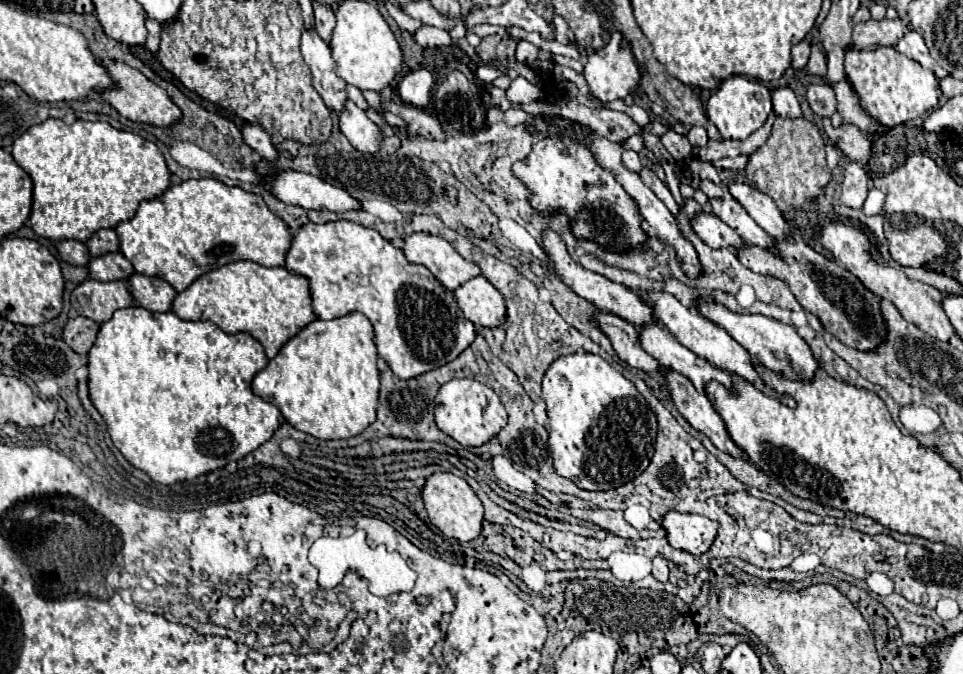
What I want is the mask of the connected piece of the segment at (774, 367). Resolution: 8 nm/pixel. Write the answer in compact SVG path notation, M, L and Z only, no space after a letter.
M700 300L698 310L712 320L714 324L722 326L738 344L742 344L762 366L766 366L768 370L788 378L788 380L812 380L820 360L814 356L814 352L810 350L810 346L796 334L796 328L792 324L782 324L778 320L760 316L760 314L734 314L730 310L726 310L724 306L716 304L714 300Z

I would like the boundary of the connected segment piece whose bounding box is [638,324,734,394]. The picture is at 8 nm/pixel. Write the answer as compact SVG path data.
M648 324L648 328L638 328L638 330L640 330L642 348L652 358L656 358L664 368L686 376L696 386L698 392L704 392L706 384L716 380L730 394L734 394L732 376L726 370L712 366L708 360L684 348L662 324Z

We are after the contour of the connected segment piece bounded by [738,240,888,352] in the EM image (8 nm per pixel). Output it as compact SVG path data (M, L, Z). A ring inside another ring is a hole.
M792 240L792 244L776 242L776 248L780 248L780 256L784 256L784 260L780 260L780 256L768 256L768 252L760 252L760 248L752 246L740 248L738 258L752 272L782 280L796 296L798 304L806 312L814 314L822 322L824 330L838 338L842 344L860 352L868 352L884 342L888 330L880 312L880 298L874 292L866 290L866 286L862 288L862 282L848 268L830 262L828 258L812 250L804 240L800 240L800 244L796 244L796 240Z

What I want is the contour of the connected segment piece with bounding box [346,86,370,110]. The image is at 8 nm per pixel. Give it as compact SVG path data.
M346 86L346 90L348 90L348 98L350 98L358 108L362 108L362 110L368 110L368 108L370 108L368 102L364 100L362 92L360 92L356 86Z

